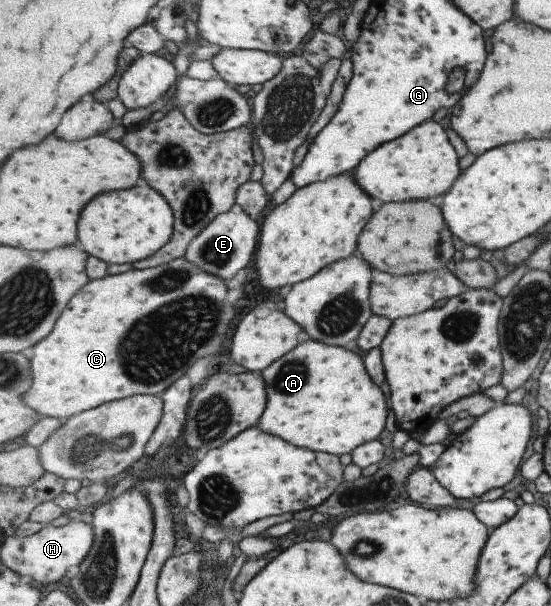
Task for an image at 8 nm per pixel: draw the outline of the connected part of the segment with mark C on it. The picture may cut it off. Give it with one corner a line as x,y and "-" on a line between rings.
185,257
157,267
133,269
126,273
90,280
89,284
69,302
65,312
57,320
53,332
33,347
33,356
30,359
33,368
33,386
25,392
25,404
31,406
35,412
39,412
41,417
66,420
108,402
135,395
164,393
175,380
183,378
197,360
210,357
213,361
214,357
218,356
221,344
227,332
231,330
235,318
233,306
225,304
228,290
227,281
201,270

